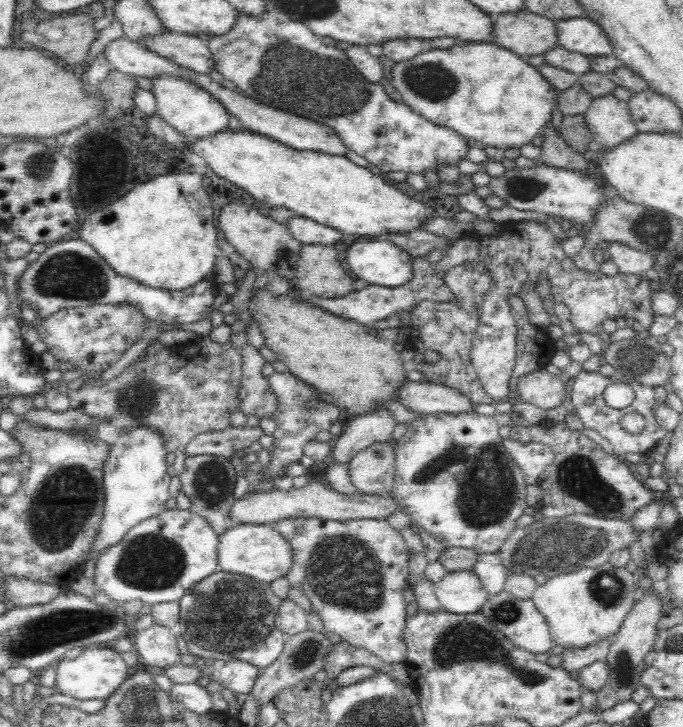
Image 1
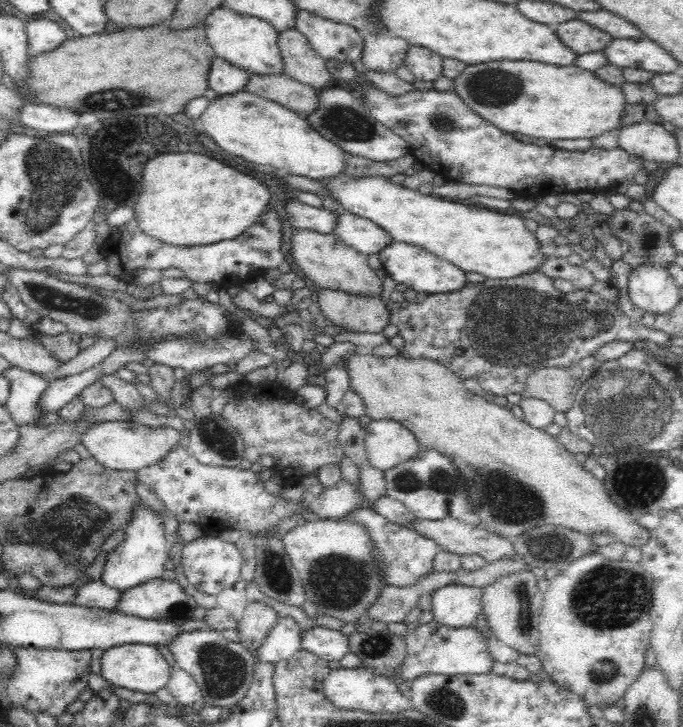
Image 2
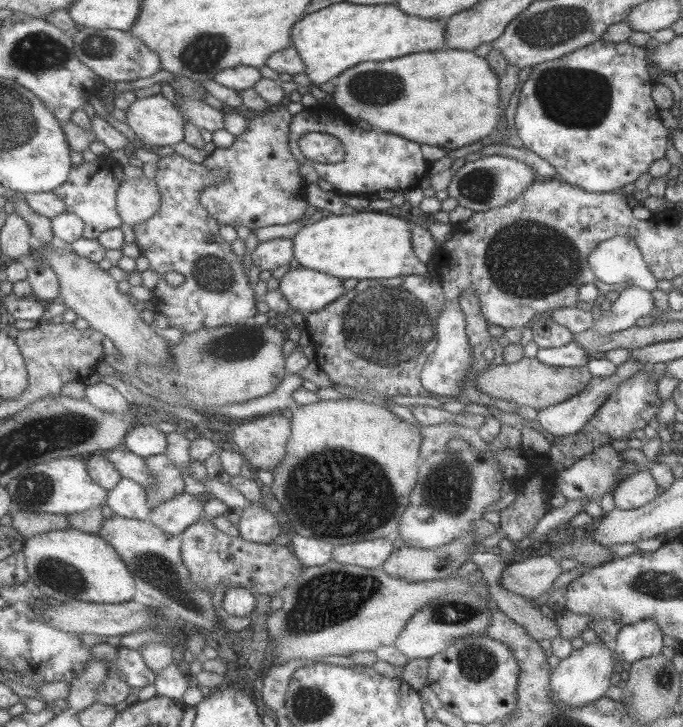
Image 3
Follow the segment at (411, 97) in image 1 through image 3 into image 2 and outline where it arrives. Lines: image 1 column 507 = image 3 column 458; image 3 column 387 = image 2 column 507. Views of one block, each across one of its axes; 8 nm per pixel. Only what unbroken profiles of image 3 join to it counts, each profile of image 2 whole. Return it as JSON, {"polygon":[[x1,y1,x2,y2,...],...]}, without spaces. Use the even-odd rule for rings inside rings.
{"polygon":[[499,60,467,65,453,79,457,95,476,114,504,132,526,134,546,140,592,139,621,129,627,100,621,85,608,84,575,64,556,66,536,60]]}

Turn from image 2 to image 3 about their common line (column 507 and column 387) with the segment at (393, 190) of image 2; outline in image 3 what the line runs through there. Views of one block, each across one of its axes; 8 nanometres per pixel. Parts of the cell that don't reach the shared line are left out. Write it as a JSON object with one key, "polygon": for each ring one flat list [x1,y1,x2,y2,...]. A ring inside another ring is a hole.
{"polygon":[[360,210,355,214,327,215,325,218,306,224,293,237,295,241,295,259,301,267,315,269,325,272,331,276,347,280,357,278,365,279,389,279,395,276,427,275,426,262,421,261,415,249,413,249,413,228,415,223,398,218,391,211]]}

